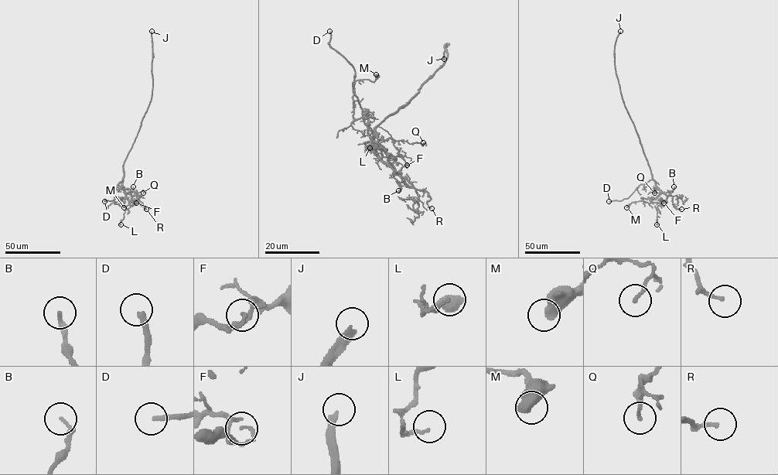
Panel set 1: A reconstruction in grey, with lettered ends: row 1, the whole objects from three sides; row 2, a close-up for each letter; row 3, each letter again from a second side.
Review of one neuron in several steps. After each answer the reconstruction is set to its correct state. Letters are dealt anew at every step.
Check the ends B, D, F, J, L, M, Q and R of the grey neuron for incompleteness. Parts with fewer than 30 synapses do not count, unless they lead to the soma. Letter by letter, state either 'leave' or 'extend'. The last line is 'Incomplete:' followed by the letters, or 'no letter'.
B: leave
D: extend
F: leave
J: extend
L: leave
M: leave
Q: leave
R: leave
Incomplete: D, J

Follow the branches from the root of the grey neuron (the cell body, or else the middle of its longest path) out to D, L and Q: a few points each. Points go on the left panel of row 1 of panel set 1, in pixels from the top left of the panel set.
D: (134, 140), (124, 164), (124, 179), (114, 192), (115, 198), (104, 201)
L: (134, 140), (124, 165), (122, 188), (131, 199), (126, 206), (121, 224)
Q: (134, 140), (124, 164), (121, 188), (128, 189), (135, 193), (143, 191), (143, 193)

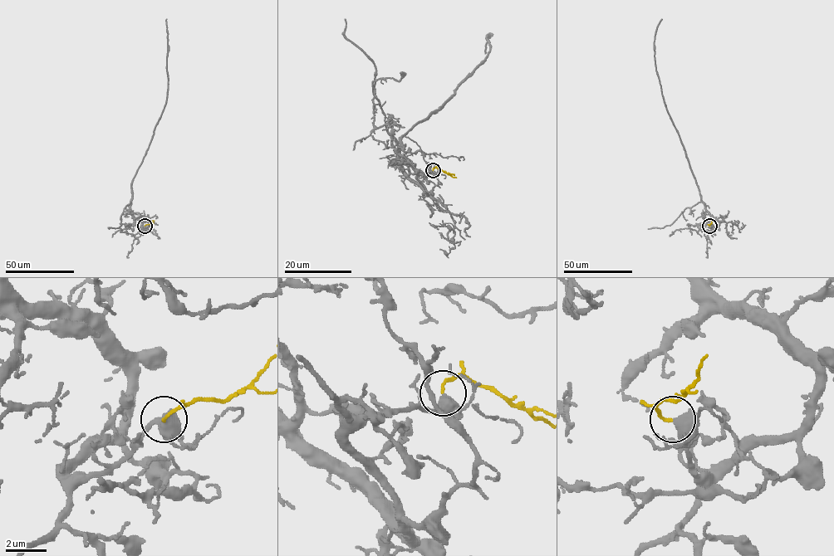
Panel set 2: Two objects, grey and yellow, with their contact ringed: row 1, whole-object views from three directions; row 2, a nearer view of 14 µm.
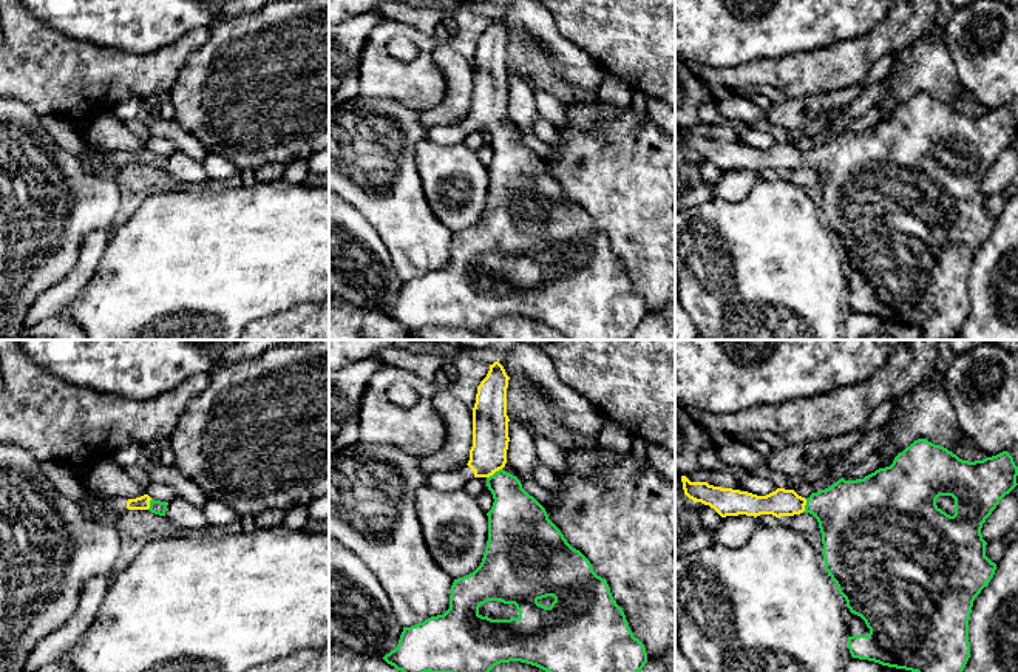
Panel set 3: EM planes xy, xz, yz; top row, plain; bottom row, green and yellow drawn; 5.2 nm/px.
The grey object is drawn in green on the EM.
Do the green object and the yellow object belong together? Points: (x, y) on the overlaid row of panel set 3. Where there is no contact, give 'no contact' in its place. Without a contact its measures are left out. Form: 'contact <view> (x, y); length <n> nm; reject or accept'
contact xz (495, 473); length 90 nm; accept

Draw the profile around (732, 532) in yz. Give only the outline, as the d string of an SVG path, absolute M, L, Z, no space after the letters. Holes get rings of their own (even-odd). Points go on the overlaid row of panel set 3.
M738 514L721 518L720 525L714 530L715 545L737 548L746 544L758 522L754 516Z

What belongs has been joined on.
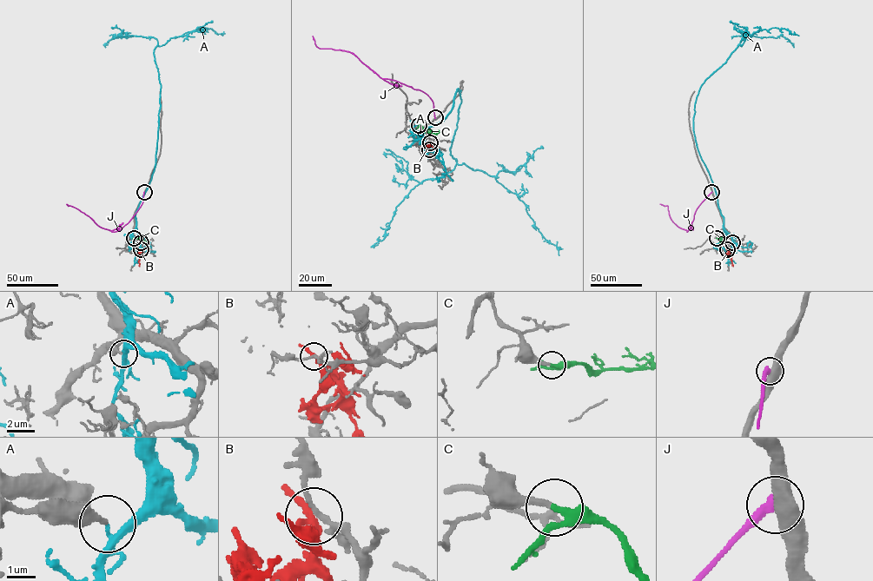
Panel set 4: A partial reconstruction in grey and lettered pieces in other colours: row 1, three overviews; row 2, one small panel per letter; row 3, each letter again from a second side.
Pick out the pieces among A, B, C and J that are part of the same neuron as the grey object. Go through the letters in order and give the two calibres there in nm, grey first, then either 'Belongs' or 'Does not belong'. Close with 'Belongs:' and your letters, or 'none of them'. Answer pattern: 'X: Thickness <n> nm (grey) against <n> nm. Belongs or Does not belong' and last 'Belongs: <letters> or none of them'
A: Thickness 260 nm (grey) against 150 nm. Does not belong
B: Thickness 160 nm (grey) against 280 nm. Does not belong
C: Thickness 240 nm (grey) against 280 nm. Belongs
J: Thickness 500 nm (grey) against 320 nm. Does not belong
Belongs: C

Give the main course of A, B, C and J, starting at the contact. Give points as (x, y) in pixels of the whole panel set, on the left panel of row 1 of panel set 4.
A: (141, 242), (135, 214), (154, 170), (160, 102), (154, 49), (170, 38), (203, 28), (222, 36)
B: (141, 250), (138, 254), (139, 267)
C: (134, 238), (146, 241)
J: (144, 192), (142, 203), (135, 214), (115, 232), (99, 227), (83, 213), (66, 204)

